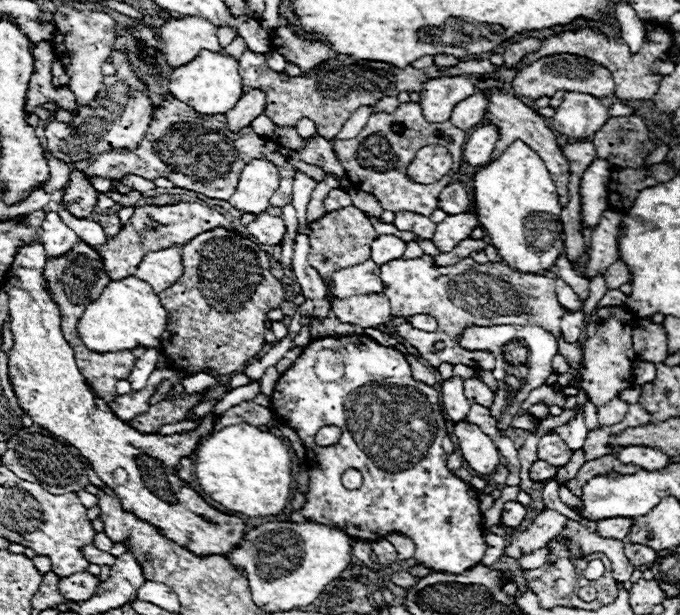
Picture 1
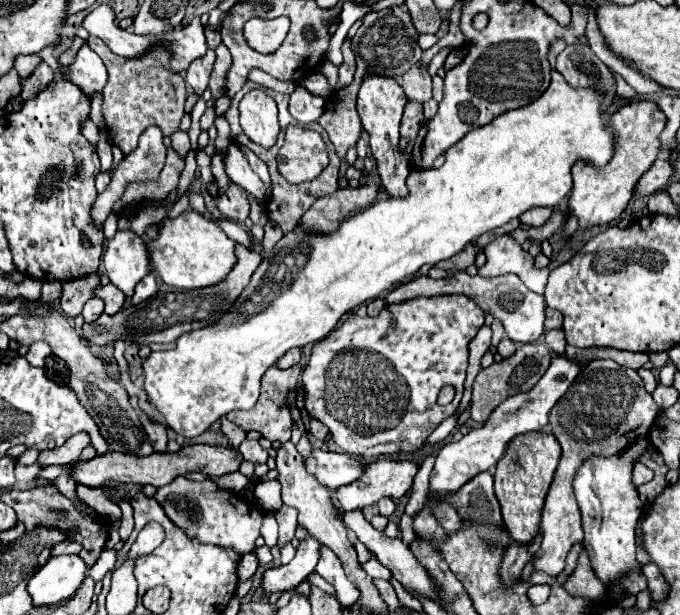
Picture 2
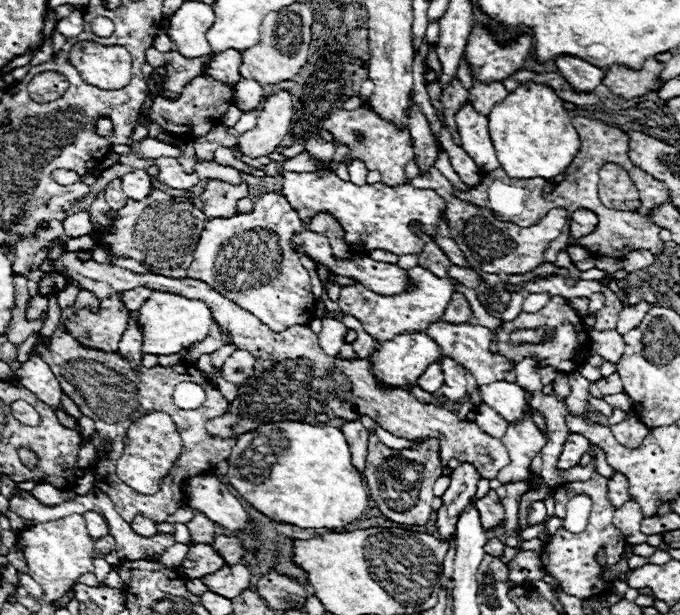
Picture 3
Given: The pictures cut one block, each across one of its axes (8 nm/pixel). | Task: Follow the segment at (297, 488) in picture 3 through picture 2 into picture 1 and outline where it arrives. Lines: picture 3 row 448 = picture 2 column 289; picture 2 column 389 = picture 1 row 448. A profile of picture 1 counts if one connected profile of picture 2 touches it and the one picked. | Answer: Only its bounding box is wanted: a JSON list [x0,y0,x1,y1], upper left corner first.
[196,424,292,518]

